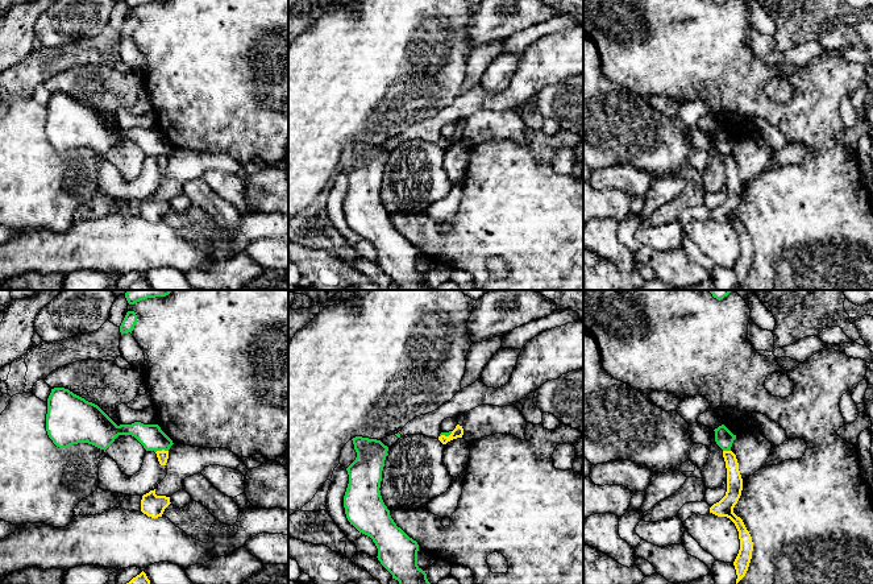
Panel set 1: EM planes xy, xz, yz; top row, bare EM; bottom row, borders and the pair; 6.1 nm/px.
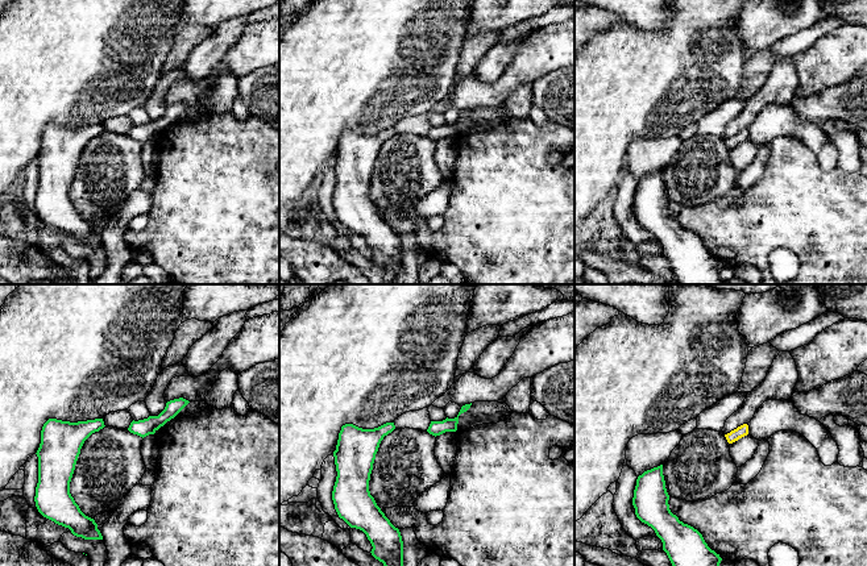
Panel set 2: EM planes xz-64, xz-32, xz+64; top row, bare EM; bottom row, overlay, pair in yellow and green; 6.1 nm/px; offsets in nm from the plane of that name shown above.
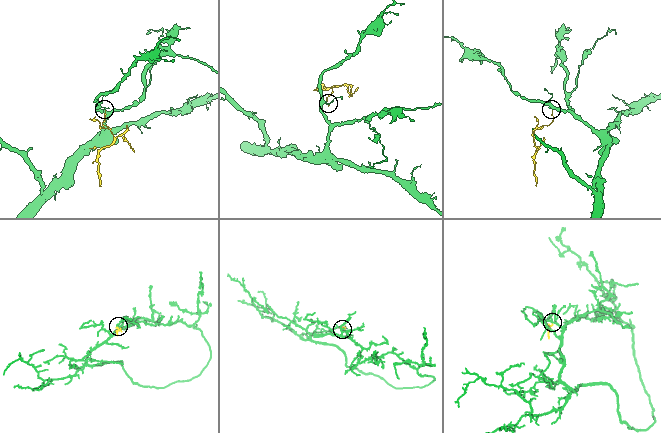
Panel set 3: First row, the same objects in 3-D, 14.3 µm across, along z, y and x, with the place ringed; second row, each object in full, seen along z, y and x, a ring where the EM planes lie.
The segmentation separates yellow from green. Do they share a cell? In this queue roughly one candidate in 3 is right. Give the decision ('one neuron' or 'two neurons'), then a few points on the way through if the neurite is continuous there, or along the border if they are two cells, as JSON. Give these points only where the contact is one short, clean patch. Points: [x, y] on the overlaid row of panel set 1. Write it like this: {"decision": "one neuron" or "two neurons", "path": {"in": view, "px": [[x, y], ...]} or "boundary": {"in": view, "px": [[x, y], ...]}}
{"decision": "two neurons", "boundary": {"in": "xy", "px": [[167, 450], [158, 450], [156, 452]]}}

